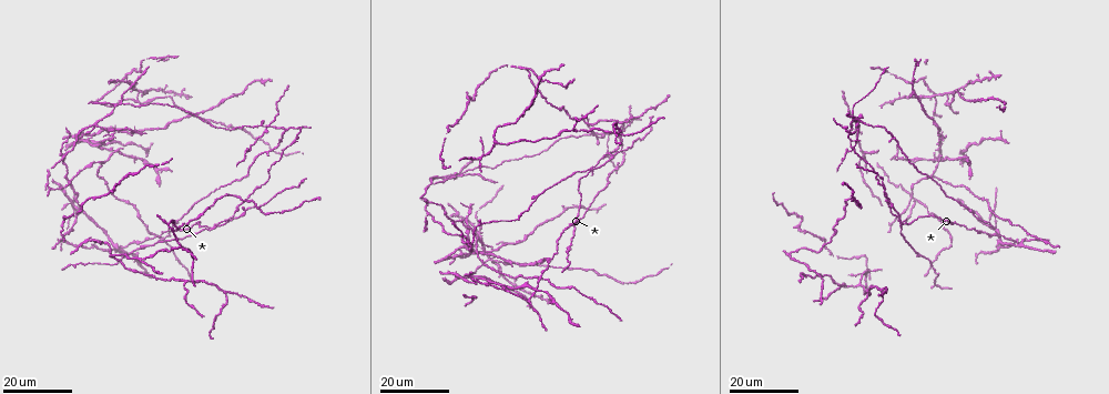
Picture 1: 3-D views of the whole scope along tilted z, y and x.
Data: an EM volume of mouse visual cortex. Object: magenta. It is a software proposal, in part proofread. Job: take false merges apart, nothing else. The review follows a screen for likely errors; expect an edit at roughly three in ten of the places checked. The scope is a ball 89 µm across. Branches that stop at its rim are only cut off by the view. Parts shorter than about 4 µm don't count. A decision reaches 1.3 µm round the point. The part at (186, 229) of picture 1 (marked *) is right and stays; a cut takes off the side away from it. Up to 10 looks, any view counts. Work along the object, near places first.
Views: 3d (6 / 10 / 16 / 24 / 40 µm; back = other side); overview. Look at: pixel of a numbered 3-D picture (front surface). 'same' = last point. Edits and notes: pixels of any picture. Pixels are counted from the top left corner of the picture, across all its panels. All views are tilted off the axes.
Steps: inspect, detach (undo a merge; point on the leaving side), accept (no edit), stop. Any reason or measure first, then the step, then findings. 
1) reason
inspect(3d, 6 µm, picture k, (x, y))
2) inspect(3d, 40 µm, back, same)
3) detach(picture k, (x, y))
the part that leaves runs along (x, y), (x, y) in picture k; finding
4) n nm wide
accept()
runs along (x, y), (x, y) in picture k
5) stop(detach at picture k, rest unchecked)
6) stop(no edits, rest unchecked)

four-way junction
inspect(3d, 24 µm, picture 1, (445, 179))

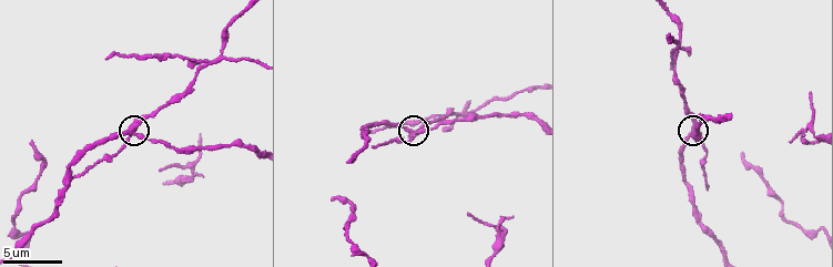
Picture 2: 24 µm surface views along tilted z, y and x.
inspect(3d, 10 µm, picture 2, (408, 131))

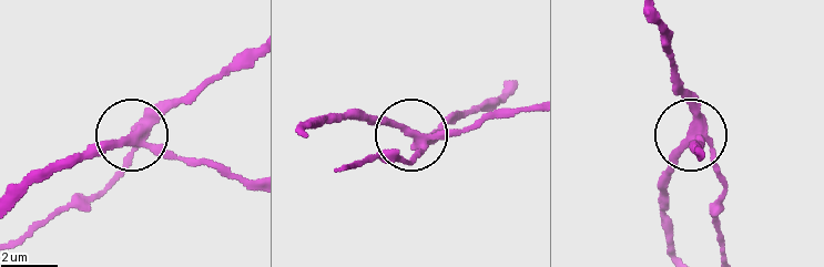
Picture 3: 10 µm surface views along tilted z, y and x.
4 arms
detach(picture 3, (120, 168))
the part that leaves runs along (144, 131), (100, 190), (72, 197), (10, 240) in picture 3; two cells meet here

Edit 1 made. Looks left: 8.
redraw
inspect(overview)

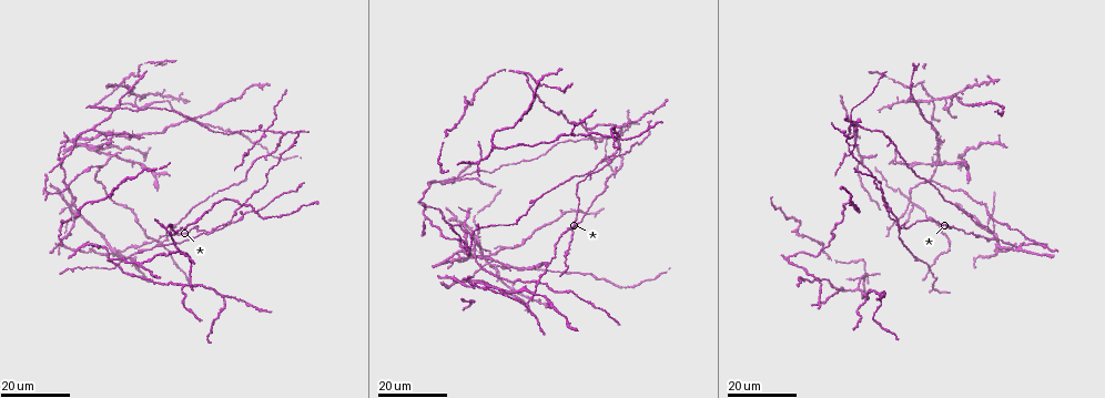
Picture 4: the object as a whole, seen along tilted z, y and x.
two arms in line, one across
inspect(3d, 24 µm, picture 4, (103, 167))

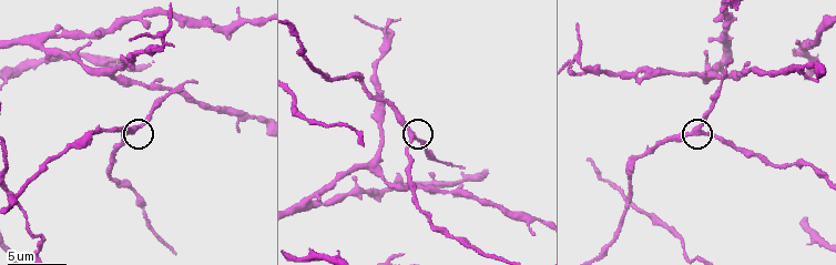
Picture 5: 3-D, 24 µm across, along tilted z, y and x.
zoom in
inspect(3d, 6 µm, picture 5, (697, 125))

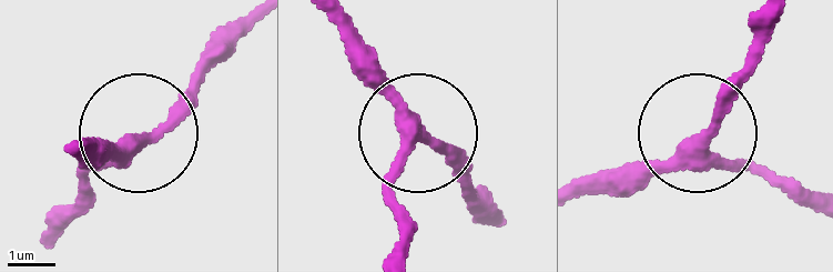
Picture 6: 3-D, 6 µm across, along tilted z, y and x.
260 nm wide
accept()
continuous, no second cell

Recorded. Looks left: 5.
inspect(3d, 24 µm, picture 4, (213, 229))

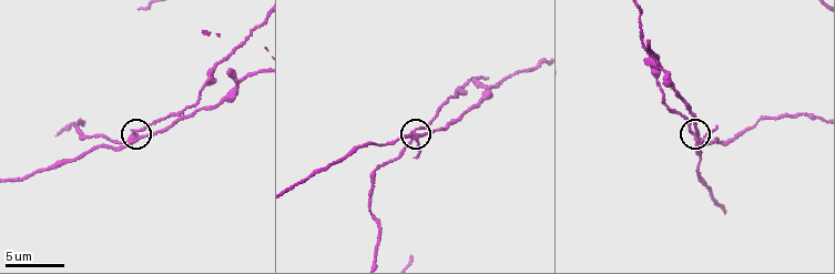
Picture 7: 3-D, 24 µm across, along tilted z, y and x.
inspect(3d, 6 µm, picture 7, (697, 138))

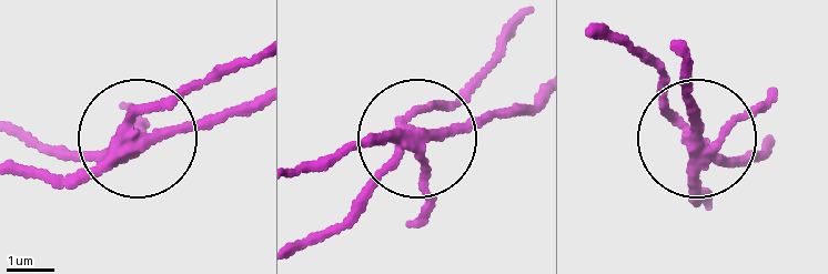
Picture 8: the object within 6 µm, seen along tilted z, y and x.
side arm 233 µm; 5 arms
detach(picture 8, (195, 130))
a second cell is stuck on

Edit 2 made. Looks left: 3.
arms part here
inspect(3d, 16 µm, picture 4, (481, 159))

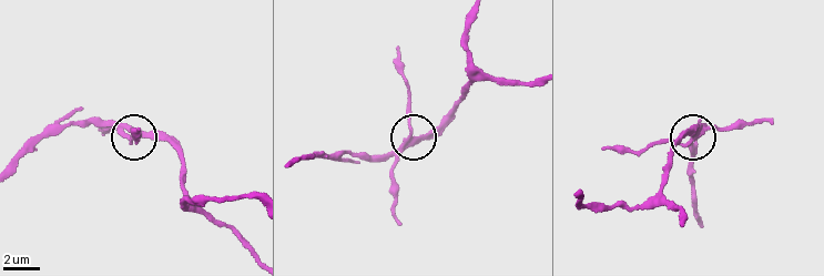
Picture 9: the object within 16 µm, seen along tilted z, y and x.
closer look
inspect(3d, 6 µm, picture 9, (410, 135))

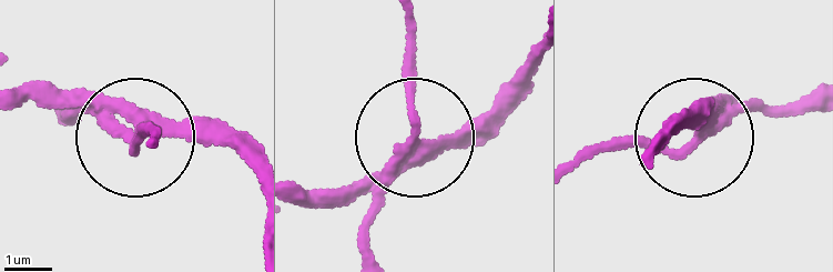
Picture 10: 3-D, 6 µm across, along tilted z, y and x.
side arm 6 µm
detach(picture 10, (362, 232))
the part that leaves runs along (393, 164), (414, 116), (412, 20) in picture 10; a second cell is stuck on

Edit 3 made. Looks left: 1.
three arms meet
inspect(3d, 10 µm, picture 5, (98, 69))

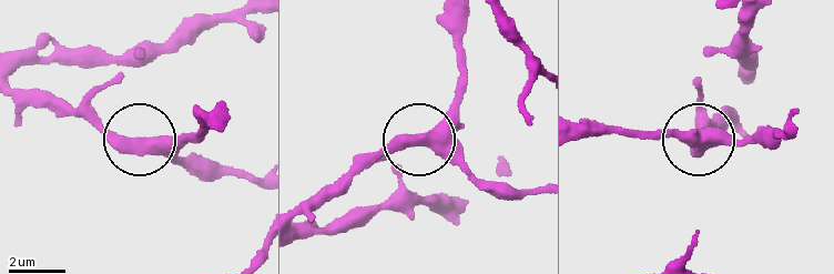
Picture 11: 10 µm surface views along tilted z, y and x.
420 nm wide
accept()
runs along (539, 193), (482, 188), (421, 140), (464, 82) in picture 11; one cell here

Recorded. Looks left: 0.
stop(detach at picture 3, detach at picture 8, detach at picture 10, rest unchecked)

